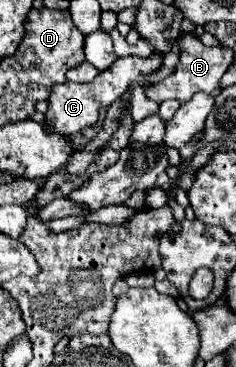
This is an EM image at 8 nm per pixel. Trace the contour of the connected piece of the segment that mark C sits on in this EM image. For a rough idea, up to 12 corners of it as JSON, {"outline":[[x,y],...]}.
{"outline":[[161,55],[119,57],[91,83],[55,85],[45,129],[73,135],[97,123]]}

